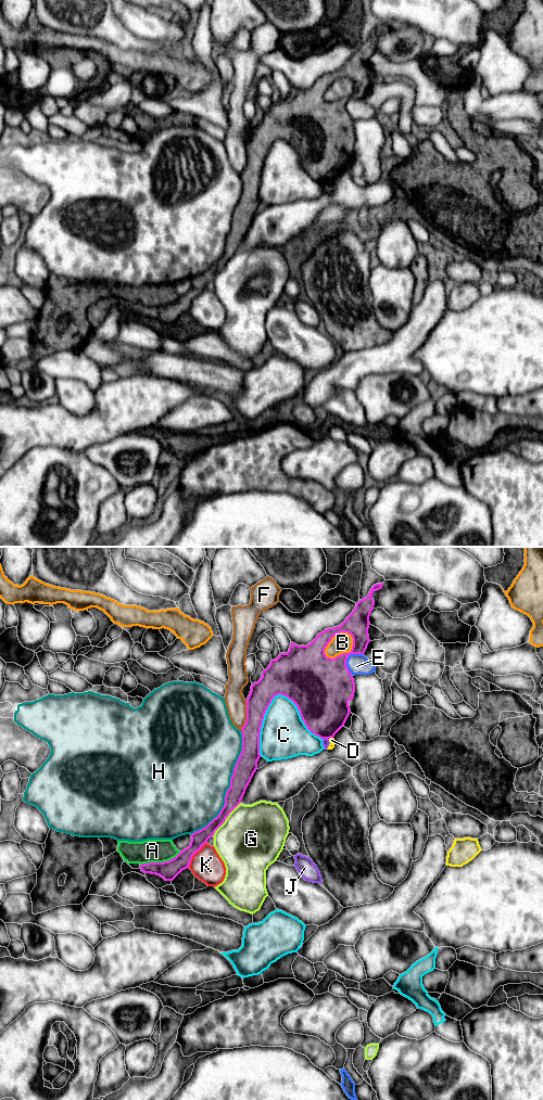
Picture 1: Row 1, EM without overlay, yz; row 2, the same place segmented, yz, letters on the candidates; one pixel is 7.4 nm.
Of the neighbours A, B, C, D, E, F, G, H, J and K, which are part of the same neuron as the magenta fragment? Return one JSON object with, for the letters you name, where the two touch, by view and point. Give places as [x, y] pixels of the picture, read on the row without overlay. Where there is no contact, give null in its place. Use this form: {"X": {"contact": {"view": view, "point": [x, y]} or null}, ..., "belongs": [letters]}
{"belongs": []}

